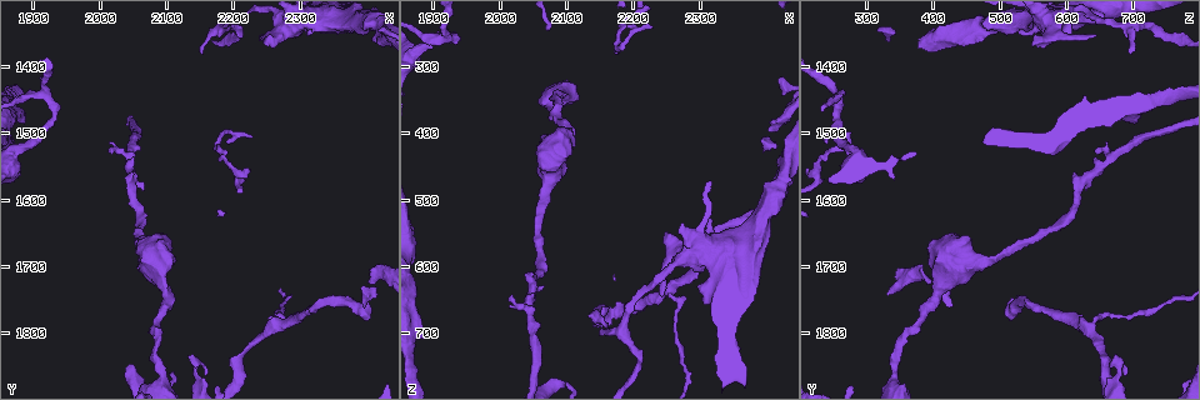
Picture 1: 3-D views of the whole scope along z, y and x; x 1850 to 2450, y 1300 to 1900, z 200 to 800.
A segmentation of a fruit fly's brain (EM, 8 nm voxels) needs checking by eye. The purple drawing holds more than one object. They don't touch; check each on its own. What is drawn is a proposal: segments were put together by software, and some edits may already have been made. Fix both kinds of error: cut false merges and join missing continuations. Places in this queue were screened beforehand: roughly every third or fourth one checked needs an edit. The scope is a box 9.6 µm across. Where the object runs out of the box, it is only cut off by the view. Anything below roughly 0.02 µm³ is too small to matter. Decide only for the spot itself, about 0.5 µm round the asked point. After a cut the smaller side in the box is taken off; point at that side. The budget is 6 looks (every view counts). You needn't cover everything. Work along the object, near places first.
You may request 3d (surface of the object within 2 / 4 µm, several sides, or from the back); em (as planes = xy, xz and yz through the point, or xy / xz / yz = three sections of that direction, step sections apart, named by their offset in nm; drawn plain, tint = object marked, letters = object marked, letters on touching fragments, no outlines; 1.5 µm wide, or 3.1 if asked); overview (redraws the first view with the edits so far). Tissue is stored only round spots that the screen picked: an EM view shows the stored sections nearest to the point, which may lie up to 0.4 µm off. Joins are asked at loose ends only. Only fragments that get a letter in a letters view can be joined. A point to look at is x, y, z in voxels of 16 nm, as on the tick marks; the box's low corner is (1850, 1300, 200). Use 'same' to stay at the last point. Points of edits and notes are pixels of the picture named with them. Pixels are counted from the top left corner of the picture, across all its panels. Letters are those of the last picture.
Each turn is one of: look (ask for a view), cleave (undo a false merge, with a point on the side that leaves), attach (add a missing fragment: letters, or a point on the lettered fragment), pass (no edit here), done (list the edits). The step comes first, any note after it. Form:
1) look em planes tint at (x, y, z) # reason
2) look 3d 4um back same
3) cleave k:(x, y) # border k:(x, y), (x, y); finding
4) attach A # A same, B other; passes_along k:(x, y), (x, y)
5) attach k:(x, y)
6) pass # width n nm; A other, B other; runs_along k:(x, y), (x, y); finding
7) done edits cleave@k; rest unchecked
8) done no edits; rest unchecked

look em planes letters at (1920, 1445, 250) # three arms meet

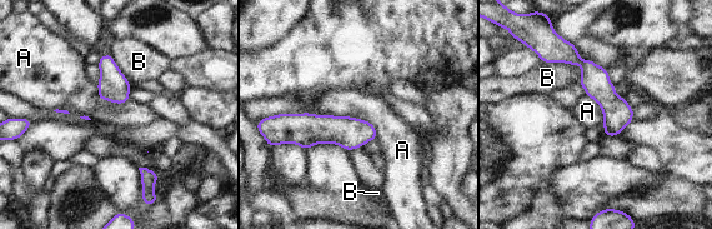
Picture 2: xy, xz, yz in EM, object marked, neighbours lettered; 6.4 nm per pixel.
pass # A other, B other; border 2:(309, 111), (361, 118), (377, 135); one cell here

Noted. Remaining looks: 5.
look em yz step 8 tint at (2020, 1530, 640)

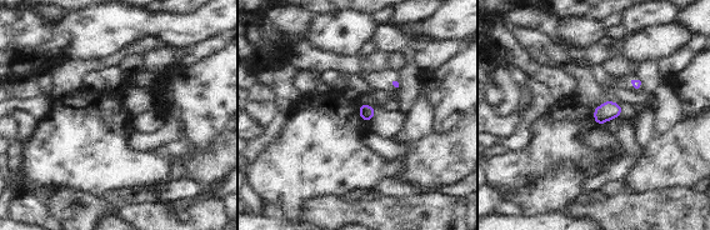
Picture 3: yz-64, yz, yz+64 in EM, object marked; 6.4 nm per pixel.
look em planes letters same

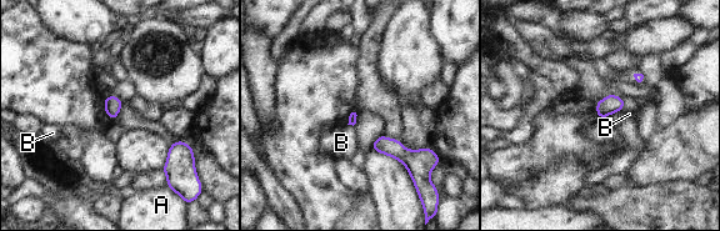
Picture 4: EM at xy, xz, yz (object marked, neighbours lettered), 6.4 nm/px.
pass # A other, B other; border 4:(348, 124), (353, 126); none of them fits

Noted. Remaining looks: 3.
look em planes letters at (2405, 1775, 515) # long arm stops here

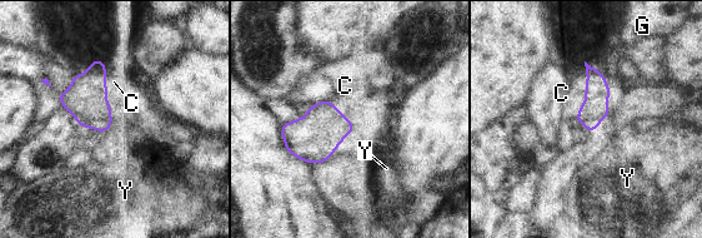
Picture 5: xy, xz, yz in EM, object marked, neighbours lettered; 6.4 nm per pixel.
pass # longest_contact C 380 nm; C other, G other, Y other; border 5:(608, 115), (587, 133); no lettered fragment goes on from it

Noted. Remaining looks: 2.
done no edits; rest unchecked

